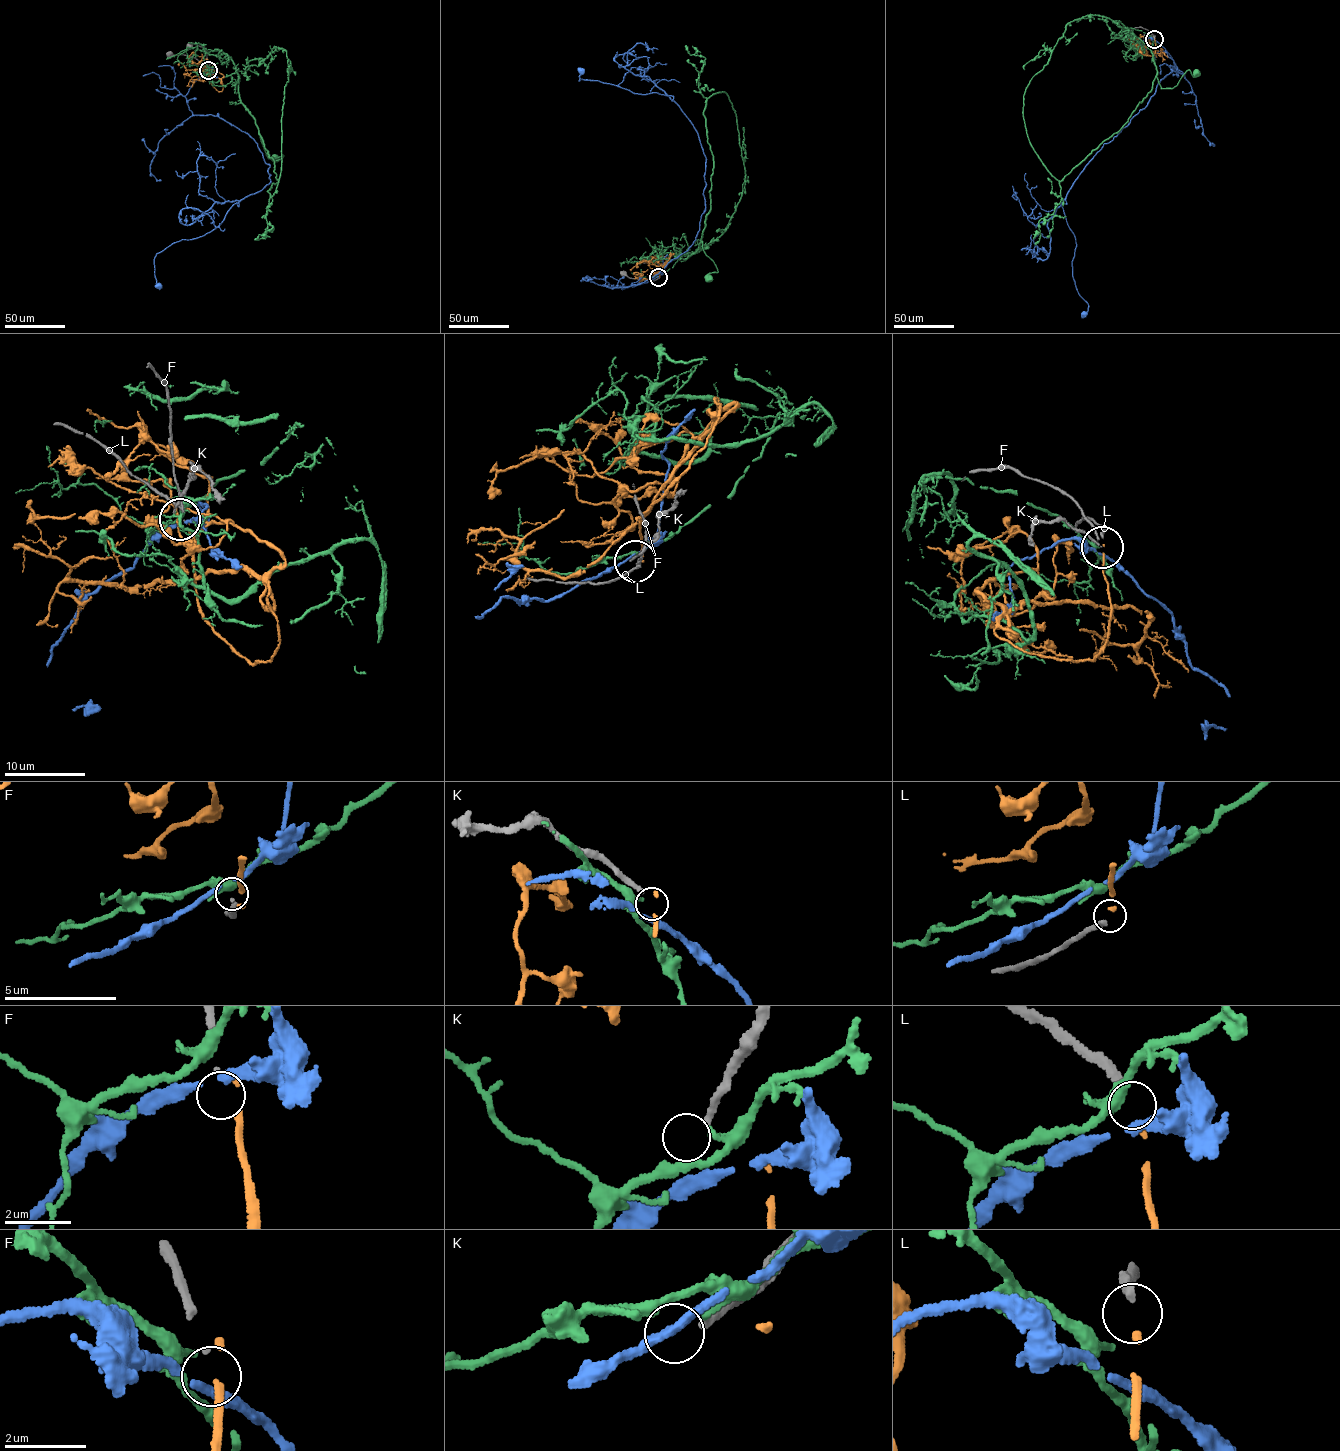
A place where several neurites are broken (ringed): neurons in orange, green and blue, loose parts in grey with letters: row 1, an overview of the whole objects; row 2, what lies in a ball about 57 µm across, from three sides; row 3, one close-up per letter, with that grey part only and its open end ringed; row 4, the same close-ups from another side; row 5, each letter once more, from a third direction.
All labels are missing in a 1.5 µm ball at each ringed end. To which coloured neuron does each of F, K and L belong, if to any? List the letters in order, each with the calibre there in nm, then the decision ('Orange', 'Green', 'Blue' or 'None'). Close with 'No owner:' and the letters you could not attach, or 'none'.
F: Thickness 70 nm. None
K: Thickness 190 nm. None
L: Thickness 240 nm. Orange
No owner: F, K

